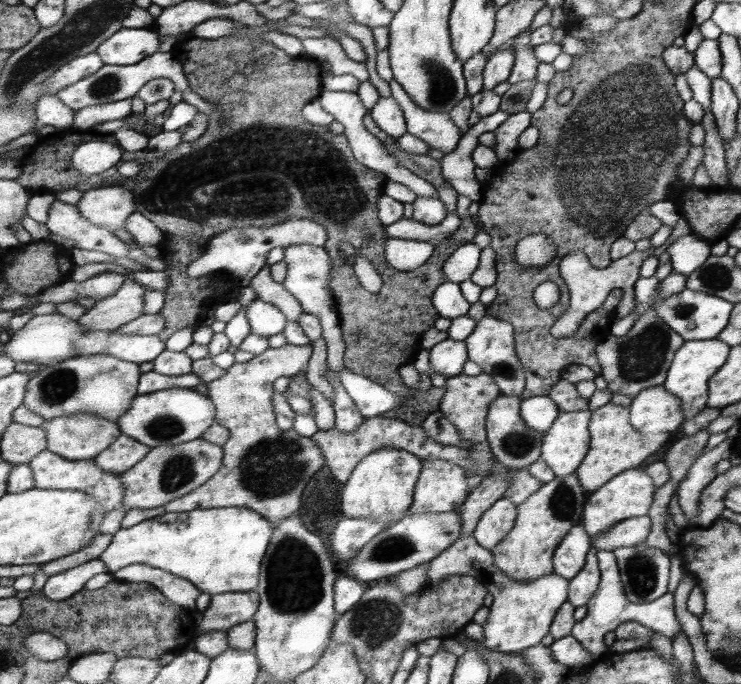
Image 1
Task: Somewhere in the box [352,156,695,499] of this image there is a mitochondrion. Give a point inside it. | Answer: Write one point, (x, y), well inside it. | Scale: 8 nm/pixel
(640, 359)

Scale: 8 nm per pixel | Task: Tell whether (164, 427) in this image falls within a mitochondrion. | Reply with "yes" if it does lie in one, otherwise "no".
yes

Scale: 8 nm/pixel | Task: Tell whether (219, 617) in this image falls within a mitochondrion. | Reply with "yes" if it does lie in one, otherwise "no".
no

